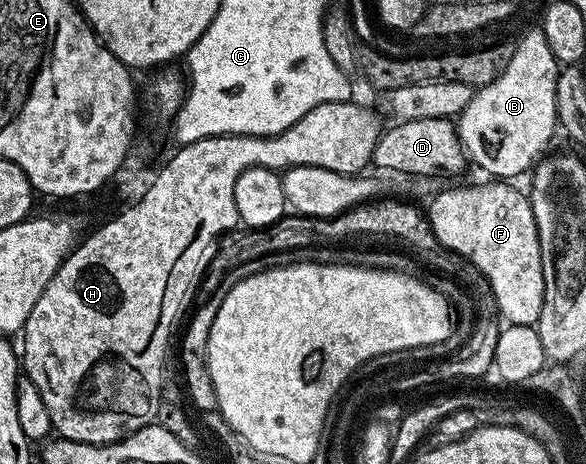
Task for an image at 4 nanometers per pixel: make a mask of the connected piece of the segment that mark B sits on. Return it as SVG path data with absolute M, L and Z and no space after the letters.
M540 29L530 31L522 40L514 43L514 52L512 53L512 61L508 61L506 71L500 73L500 77L496 77L496 81L492 81L487 87L479 87L475 90L472 101L468 101L468 105L456 117L456 126L458 128L458 139L462 142L462 148L466 150L466 158L471 164L474 163L482 171L487 171L487 176L493 177L498 181L514 181L517 175L522 175L531 170L547 154L546 146L550 143L550 138L554 135L554 129L559 126L558 115L556 109L556 81L560 70L560 65L556 61L556 57L552 57L552 49L548 49L548 37L544 37L544 33Z

